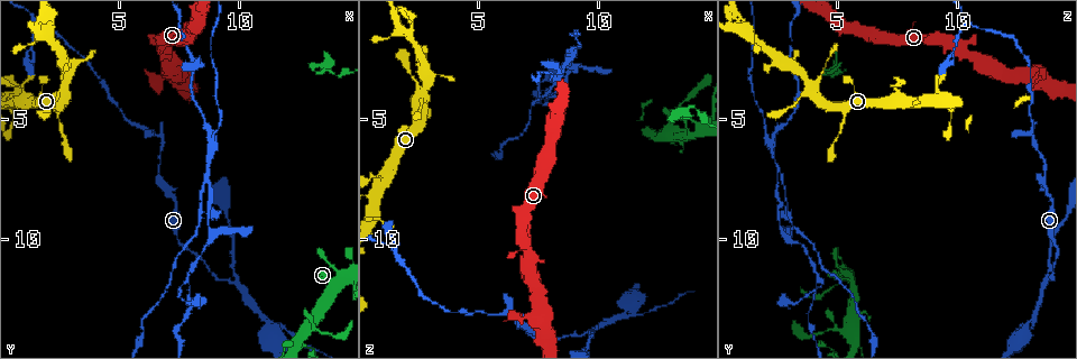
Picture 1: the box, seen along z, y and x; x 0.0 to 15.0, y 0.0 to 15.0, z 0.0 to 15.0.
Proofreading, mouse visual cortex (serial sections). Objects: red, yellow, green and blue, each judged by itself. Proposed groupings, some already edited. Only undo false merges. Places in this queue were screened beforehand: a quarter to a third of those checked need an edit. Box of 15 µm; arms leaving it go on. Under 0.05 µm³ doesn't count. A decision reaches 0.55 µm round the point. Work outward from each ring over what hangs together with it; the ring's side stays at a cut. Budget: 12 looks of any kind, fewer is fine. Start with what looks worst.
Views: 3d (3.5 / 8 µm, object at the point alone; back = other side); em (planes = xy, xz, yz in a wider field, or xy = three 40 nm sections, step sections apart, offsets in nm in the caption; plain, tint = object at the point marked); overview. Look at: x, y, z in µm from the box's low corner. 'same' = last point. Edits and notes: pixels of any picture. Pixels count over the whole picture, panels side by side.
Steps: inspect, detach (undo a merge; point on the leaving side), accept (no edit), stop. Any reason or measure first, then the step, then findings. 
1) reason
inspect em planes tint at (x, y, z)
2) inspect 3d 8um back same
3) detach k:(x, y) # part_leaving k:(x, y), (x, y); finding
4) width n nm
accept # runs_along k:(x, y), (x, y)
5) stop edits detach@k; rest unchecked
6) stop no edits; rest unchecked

arms part here
inspect 3d 8um at (6.4, 5.7, 13.1)

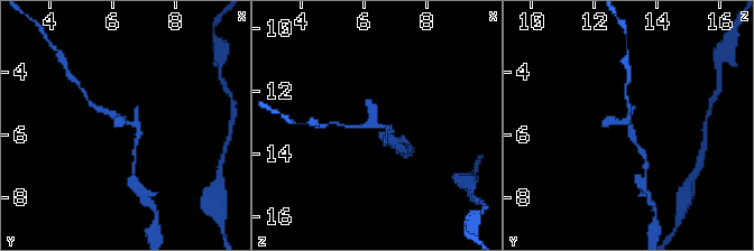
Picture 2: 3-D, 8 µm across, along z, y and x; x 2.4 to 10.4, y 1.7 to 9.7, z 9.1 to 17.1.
zoom in
inspect 3d 3.5um at (6.5, 5.6, 13.1)

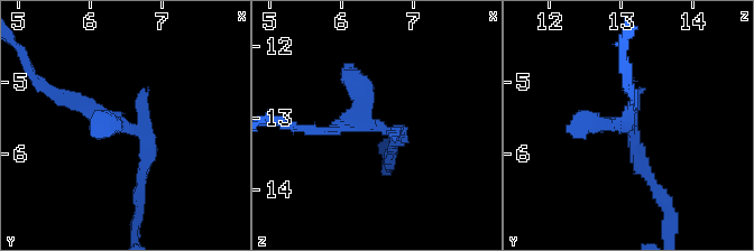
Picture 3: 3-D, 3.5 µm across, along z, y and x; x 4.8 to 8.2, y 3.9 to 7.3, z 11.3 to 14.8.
shape alone is not enough
inspect em xy step 1 tint at (6.40, 5.55, 13.10)

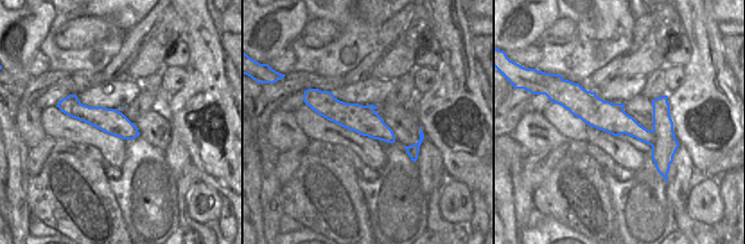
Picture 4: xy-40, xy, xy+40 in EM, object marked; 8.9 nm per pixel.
accept # runs_along 4:(564, 100), (673, 143); one cell here

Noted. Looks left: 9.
three arms meet
inspect 3d 8um at (9.8, 11.8, 13.7)

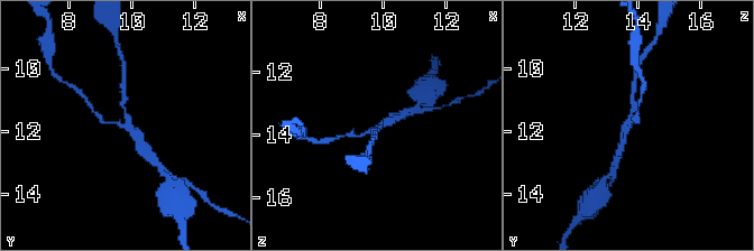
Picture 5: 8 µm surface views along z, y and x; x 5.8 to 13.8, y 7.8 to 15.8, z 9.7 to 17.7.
zoom in
inspect 3d 3.5um at (9.8, 11.8, 13.8)

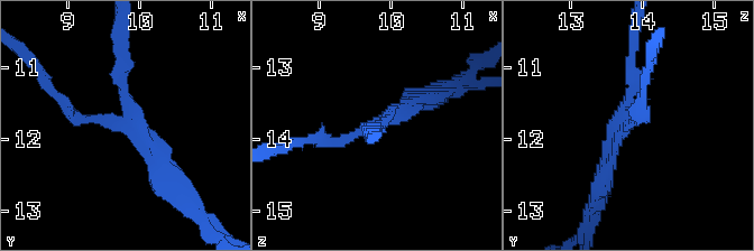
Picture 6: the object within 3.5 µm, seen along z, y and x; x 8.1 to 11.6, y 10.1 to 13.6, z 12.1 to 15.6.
arms 3; arm_widths 150, 150, 200 nm; shape alone is not enough
inspect em xy step 5 tint at (9.80, 11.85, 13.75)

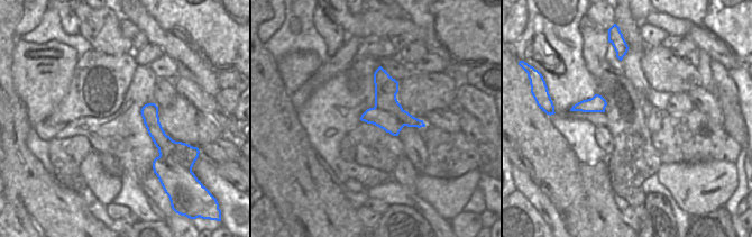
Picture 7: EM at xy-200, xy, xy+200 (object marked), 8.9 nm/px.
detach 6:(122, 77) # a second cell is stuck on

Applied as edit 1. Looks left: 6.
inspect overview

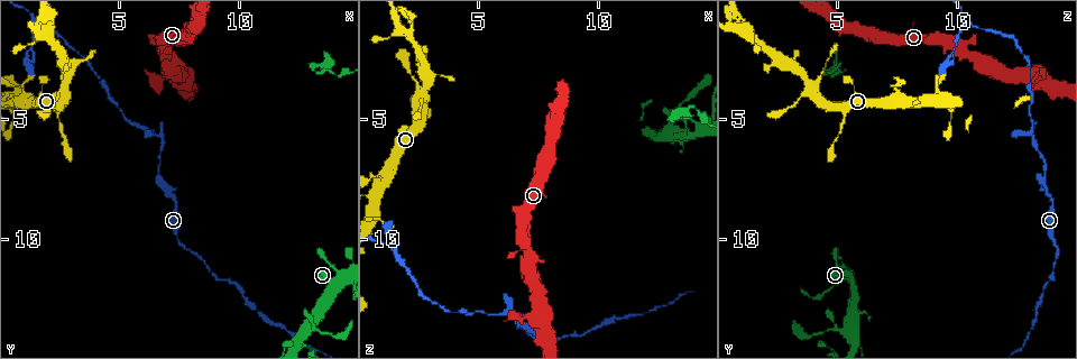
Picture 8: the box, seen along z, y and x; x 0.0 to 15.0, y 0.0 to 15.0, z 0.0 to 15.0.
sharp bend
inspect 3d 3.5um back at (14.1, 11.7, 5.6)

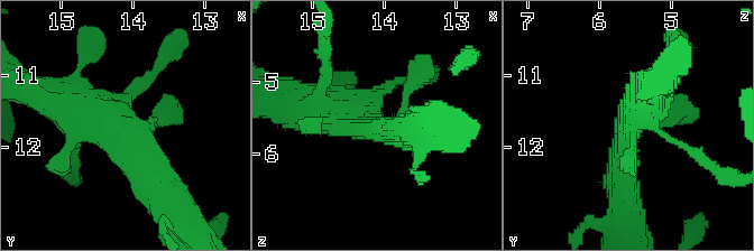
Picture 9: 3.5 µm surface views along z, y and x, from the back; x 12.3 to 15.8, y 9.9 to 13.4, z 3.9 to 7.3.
inspect em xy step 5 tint at (14.10, 11.80, 5.65)

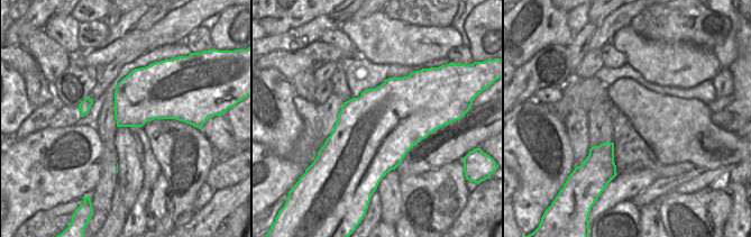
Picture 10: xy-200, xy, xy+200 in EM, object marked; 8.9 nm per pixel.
accept # runs_along 9:(164, 114), (122, 131), (74, 110), (77, 93); one cell here

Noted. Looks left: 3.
a narrow waist
inspect 3d 3.5um at (1.2, 2.1, 9.8)

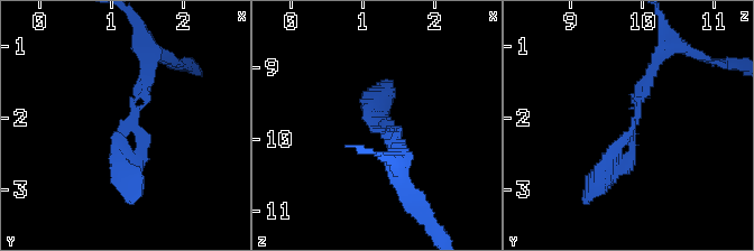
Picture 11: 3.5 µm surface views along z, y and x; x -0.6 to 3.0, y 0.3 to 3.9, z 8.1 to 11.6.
accept # all the same cell

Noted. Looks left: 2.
inspect 3d 3.5um at (1.0, 3.9, 7.7)

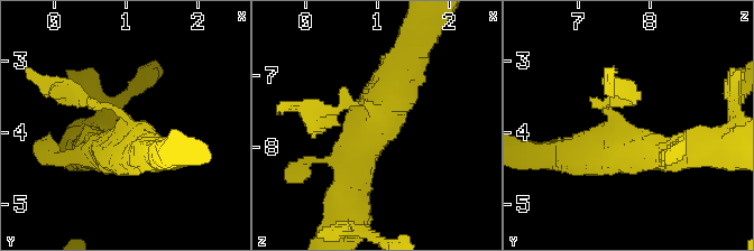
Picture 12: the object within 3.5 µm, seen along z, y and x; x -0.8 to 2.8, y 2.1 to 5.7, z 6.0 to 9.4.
arms 3; arm_widths 100, 450, 500 nm
inspect em xy step 5 tint at (1.00, 3.95, 7.65)

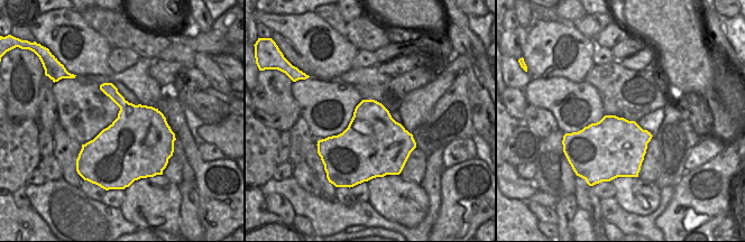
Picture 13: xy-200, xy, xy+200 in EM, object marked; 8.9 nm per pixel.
detach 12:(616, 100) # part_leaving 12:(608, 109), (622, 84), (601, 77); two cells meet here

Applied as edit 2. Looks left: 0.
stop edits detach@6, detach@12; rest unchecked

